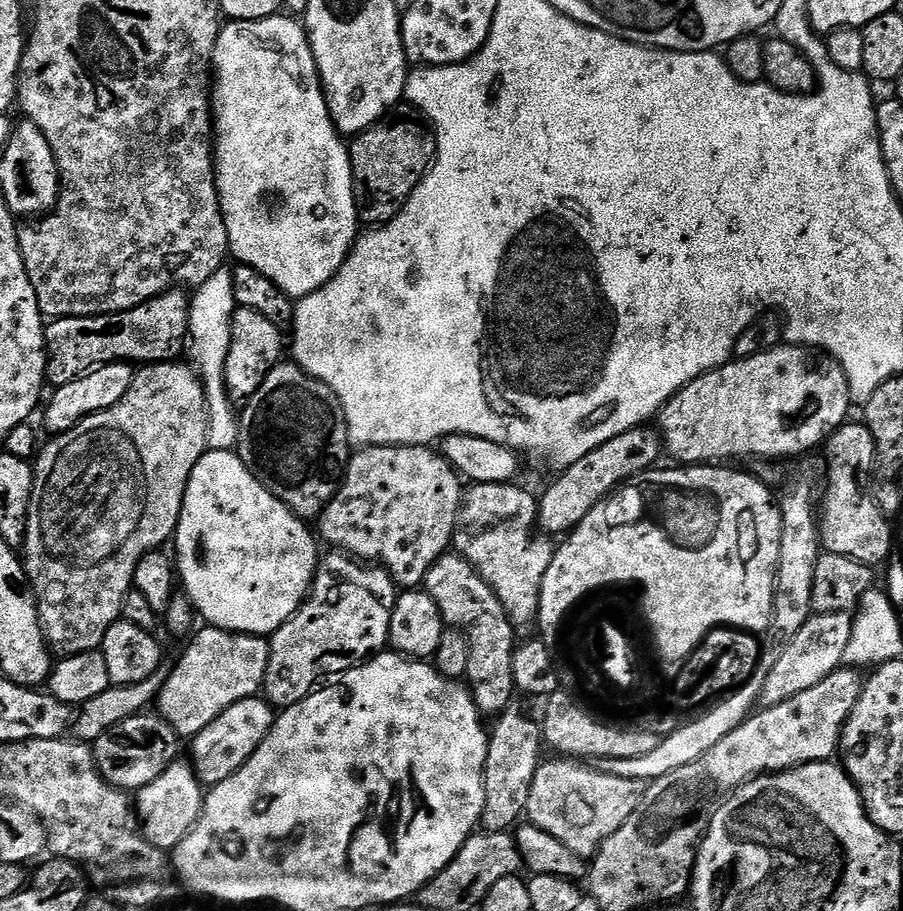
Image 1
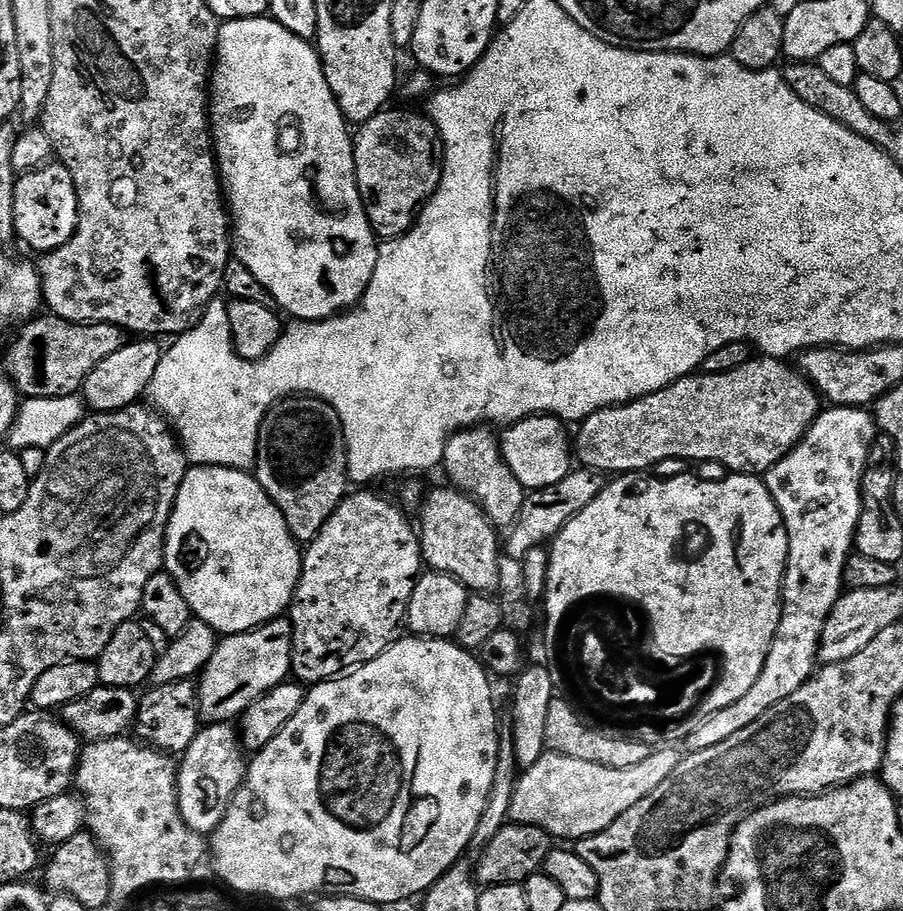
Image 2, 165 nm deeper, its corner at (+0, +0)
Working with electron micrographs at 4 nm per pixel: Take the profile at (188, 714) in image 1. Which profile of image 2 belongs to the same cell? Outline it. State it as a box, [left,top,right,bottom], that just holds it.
[196,618,292,725]

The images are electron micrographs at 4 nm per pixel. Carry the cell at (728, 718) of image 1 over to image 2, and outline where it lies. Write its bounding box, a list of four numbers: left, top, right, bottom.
[686,406,878,752]

